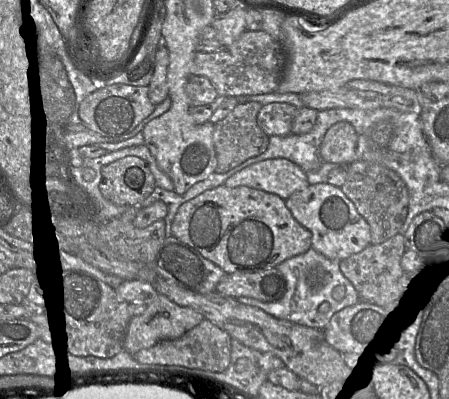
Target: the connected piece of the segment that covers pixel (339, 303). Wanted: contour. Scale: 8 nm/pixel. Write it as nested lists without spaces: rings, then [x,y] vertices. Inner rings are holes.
[[[311,247],[306,252],[293,256],[276,266],[284,275],[287,284],[286,292],[281,299],[262,302],[249,297],[239,297],[237,300],[242,304],[260,308],[276,318],[323,330],[333,314],[361,300],[352,283],[341,272],[339,262],[340,260],[329,259]],[[337,285],[345,287],[345,296],[341,300],[335,299],[332,295],[332,290]],[[325,301],[329,303],[330,308],[322,312],[319,306]]]

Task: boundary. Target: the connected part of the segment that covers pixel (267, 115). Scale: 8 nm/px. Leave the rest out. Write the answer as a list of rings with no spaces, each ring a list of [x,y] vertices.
[[[271,102],[263,105],[257,116],[259,127],[270,136],[291,134],[292,123],[298,108],[284,102]]]

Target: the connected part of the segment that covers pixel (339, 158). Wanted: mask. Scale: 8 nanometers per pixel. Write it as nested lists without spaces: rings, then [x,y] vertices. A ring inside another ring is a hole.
[[[340,121],[332,125],[320,145],[325,162],[347,166],[357,160],[358,134],[352,124]]]

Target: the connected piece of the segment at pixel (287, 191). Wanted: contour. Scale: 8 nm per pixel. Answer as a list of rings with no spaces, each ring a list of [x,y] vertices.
[[[274,158],[247,166],[229,177],[224,185],[228,188],[247,186],[286,200],[310,184],[297,164],[285,158]]]

